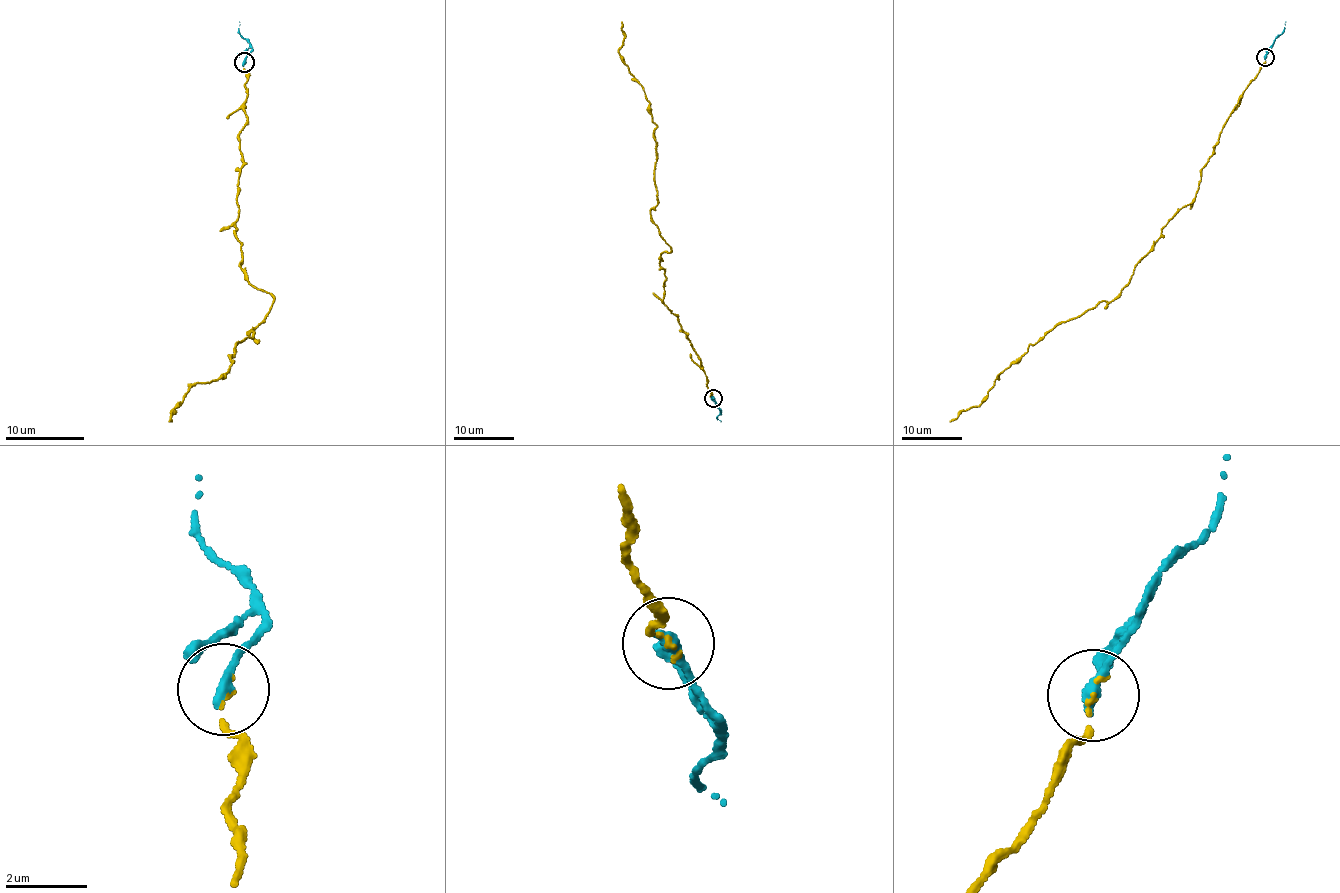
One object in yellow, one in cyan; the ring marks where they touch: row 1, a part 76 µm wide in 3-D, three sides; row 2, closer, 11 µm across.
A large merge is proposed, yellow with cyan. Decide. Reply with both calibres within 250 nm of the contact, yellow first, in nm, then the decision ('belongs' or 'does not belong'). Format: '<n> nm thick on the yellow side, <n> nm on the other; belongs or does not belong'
100 nm thick on the yellow side, 300 nm on the other; belongs

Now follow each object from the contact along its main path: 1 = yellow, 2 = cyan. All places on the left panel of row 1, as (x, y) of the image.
1: (244, 63), (237, 236), (241, 270), (272, 309), (234, 344), (226, 373), (189, 388), (169, 422)
2: (244, 63), (248, 44), (240, 34), (239, 21)

